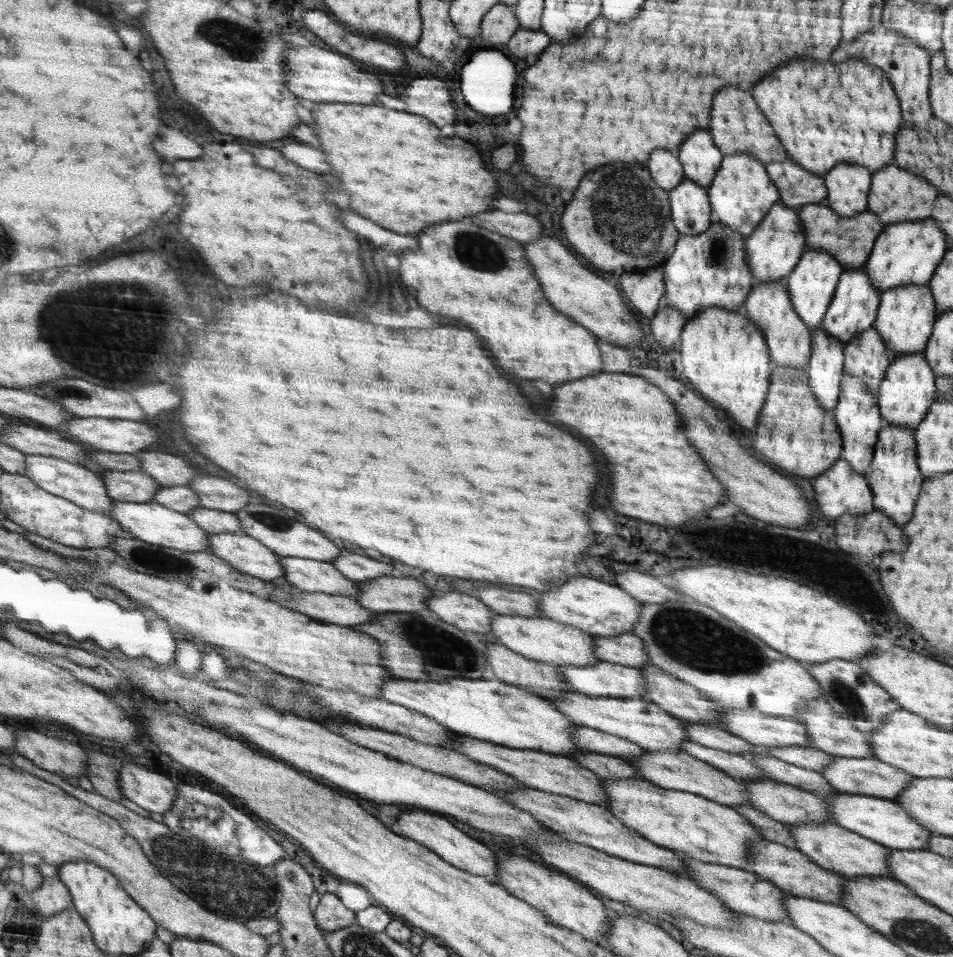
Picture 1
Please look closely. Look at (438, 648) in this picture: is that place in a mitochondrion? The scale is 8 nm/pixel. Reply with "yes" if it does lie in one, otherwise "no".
yes

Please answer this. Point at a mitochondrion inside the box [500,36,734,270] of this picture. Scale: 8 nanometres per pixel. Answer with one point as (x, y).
(628, 215)

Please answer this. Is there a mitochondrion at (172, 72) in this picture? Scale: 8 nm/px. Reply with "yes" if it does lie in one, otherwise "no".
no

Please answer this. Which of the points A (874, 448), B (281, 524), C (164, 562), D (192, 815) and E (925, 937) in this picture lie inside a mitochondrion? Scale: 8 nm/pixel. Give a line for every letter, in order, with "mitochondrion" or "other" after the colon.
A: other
B: mitochondrion
C: mitochondrion
D: mitochondrion
E: mitochondrion

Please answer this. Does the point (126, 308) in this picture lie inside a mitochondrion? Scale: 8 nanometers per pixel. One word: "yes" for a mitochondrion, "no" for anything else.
yes

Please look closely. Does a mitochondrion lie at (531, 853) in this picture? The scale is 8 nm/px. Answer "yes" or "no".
no

